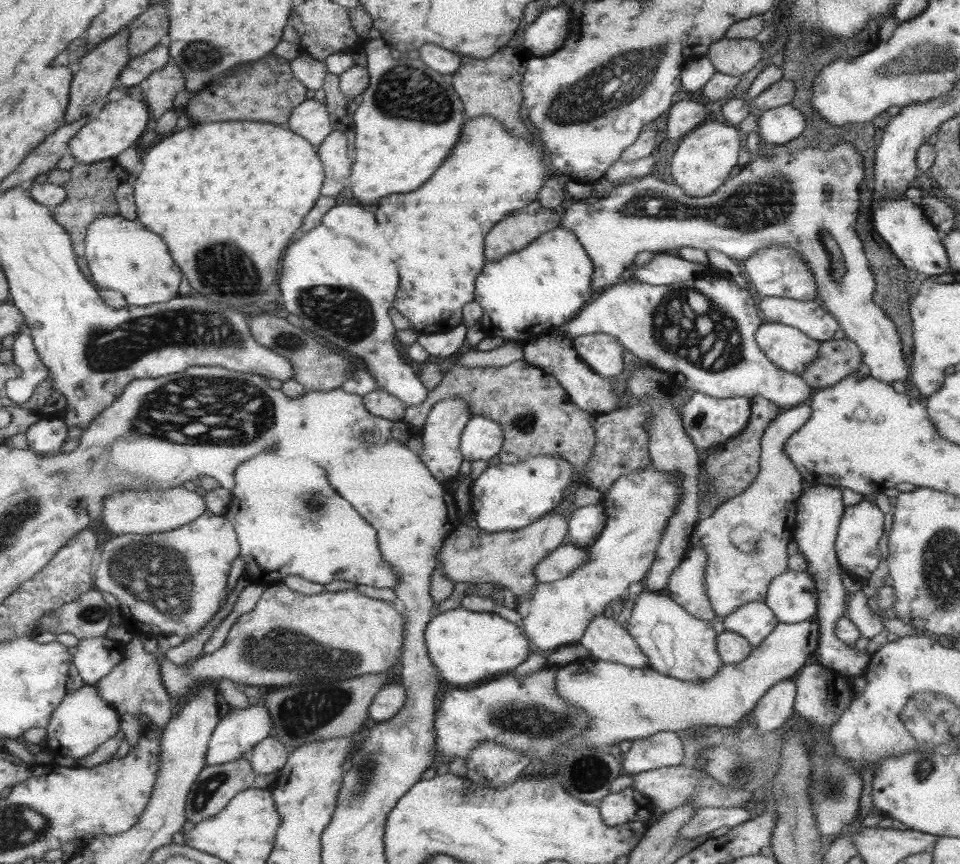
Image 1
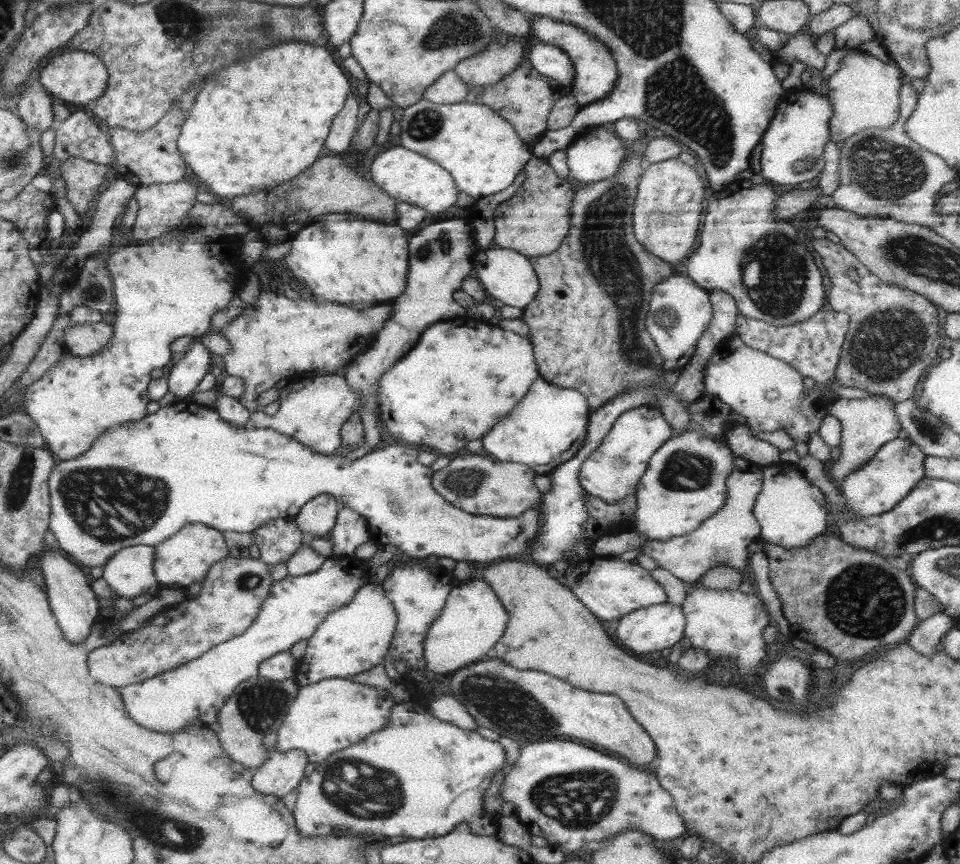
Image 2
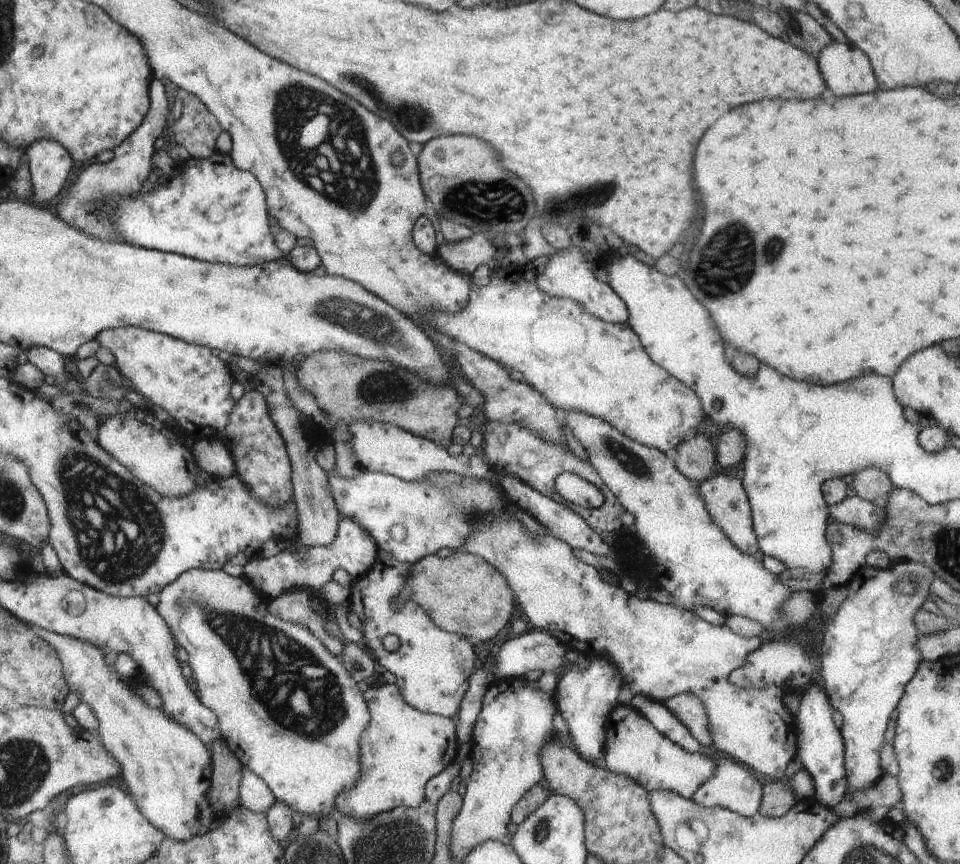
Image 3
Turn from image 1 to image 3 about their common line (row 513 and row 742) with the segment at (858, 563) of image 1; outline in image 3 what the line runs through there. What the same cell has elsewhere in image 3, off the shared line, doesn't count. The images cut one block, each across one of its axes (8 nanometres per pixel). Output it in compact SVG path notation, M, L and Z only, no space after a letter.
M918 562L892 563L890 568L878 570L864 564L847 584L848 596L830 622L824 623L822 646L817 652L820 682L834 709L842 715L839 729L844 743L844 768L848 792L868 790L882 776L880 750L890 714L900 702L906 685L912 680L923 656L916 650L921 632L914 624L916 612L922 608L930 594L934 572Z

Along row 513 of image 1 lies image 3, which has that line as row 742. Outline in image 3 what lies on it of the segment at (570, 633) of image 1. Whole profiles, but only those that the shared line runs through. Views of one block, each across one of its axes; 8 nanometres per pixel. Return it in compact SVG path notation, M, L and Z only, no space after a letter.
M619 703L610 712L605 730L605 758L601 765L614 774L628 776L648 792L666 790L691 799L696 794L696 788L700 788L700 784L712 778L712 772L716 768L712 757L682 750L680 746L662 736L651 722L629 705Z

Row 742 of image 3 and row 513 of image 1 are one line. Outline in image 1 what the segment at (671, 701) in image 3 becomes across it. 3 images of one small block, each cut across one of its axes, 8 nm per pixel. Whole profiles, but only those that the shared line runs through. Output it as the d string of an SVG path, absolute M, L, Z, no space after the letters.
M763 397L750 400L751 415L744 430L737 436L729 438L722 444L717 444L711 448L714 449L714 452L704 457L704 464L702 466L706 469L707 479L710 480L710 489L708 489L702 504L699 503L699 520L710 516L717 509L719 502L724 502L734 496L738 496L738 494L750 486L750 483L759 473L759 456L761 455L763 432L768 424L780 414L781 409L774 402Z

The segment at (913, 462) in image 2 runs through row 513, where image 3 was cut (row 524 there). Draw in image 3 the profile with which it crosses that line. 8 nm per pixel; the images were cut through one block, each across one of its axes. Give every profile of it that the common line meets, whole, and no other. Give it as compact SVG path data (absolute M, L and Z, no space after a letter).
M860 496L846 497L838 504L828 506L829 516L837 523L862 528L864 532L878 532L886 520L886 510Z

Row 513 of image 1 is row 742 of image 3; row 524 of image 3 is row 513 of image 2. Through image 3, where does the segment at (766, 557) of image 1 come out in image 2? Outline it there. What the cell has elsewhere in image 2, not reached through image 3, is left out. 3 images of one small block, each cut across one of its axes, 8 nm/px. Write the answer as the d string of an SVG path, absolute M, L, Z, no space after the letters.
M471 453L452 459L444 469L434 472L431 476L431 485L440 496L444 497L444 500L473 515L516 518L525 510L541 508L543 494L534 485L534 477L537 475L537 472L527 464L504 462L484 453L478 453L478 456Z

